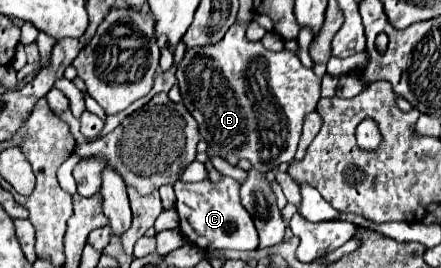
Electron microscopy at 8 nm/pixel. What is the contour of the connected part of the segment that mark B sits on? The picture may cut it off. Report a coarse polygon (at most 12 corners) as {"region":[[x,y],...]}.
{"region":[[234,22],[186,50],[182,104],[210,150],[252,162],[260,234],[286,224],[262,174],[294,158],[320,78]]}

